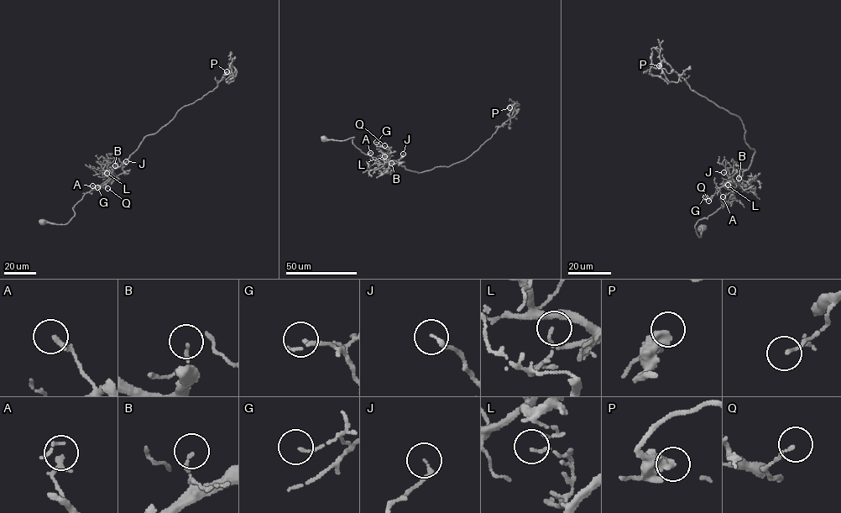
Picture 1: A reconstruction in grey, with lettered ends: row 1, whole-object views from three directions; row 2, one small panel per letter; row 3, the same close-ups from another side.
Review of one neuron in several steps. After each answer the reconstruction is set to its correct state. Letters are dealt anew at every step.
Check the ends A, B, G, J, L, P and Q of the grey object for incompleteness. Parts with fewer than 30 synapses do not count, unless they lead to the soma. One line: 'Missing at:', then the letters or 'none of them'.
Missing at: none of them

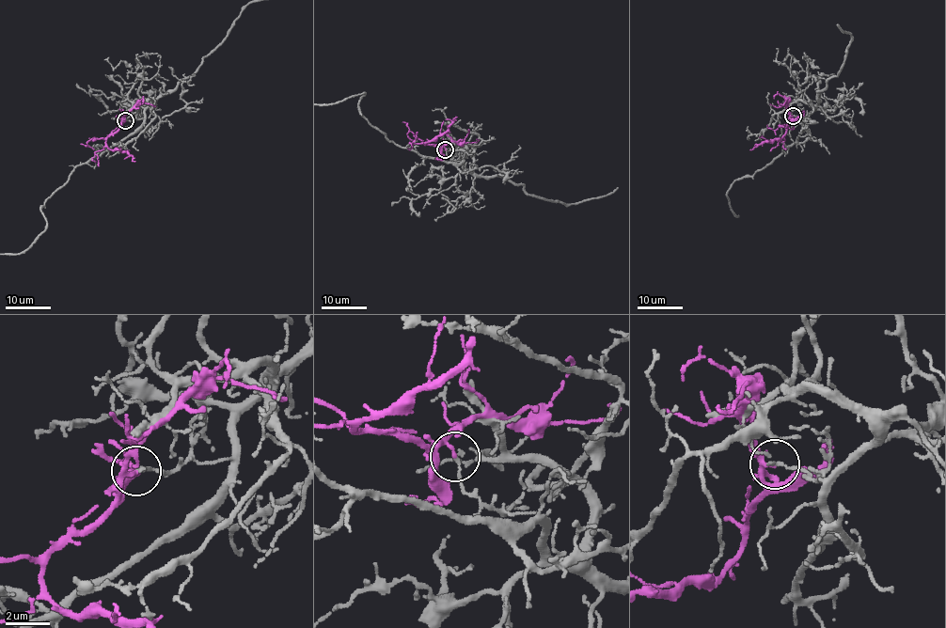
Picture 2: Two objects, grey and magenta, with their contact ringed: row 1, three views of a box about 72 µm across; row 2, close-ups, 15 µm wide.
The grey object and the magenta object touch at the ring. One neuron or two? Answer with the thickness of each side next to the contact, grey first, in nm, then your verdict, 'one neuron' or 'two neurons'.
calibres 150 and 130 nm; two neurons

